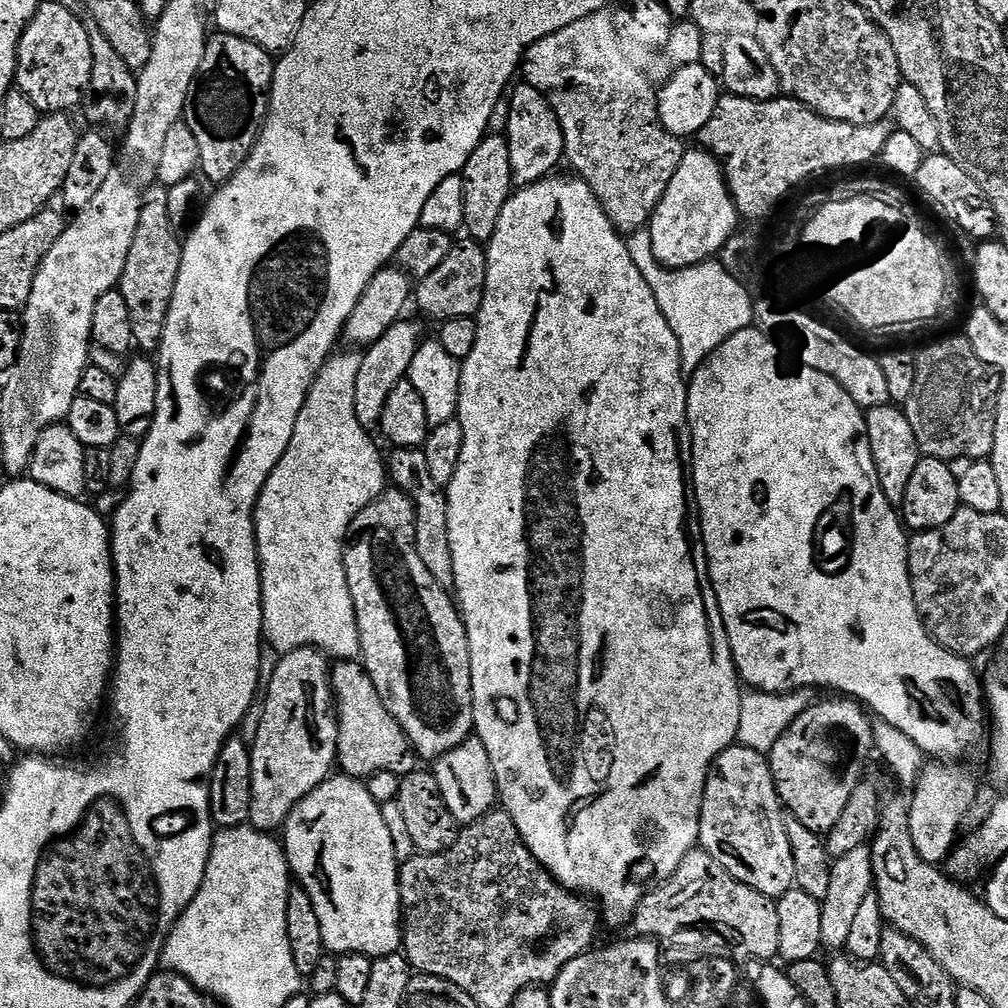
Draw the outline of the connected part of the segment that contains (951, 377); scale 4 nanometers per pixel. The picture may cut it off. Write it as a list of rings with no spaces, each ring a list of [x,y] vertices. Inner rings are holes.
[[[967,335],[940,340],[917,351],[915,357],[914,394],[910,394],[903,410],[910,426],[914,426],[921,453],[949,462],[988,460],[994,446],[998,384],[974,354]]]

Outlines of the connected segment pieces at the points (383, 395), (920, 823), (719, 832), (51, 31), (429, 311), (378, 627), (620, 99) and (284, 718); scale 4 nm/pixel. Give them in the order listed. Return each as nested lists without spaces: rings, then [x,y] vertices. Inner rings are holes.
[[[402,318],[378,342],[374,342],[360,357],[358,366],[358,382],[354,382],[354,410],[358,414],[358,422],[364,428],[375,429],[382,418],[382,410],[386,406],[386,398],[390,398],[390,390],[400,380],[405,379],[413,371],[416,363],[416,352],[422,343],[420,328],[411,324],[408,318]]]
[[[932,762],[920,773],[920,779],[916,781],[914,791],[911,793],[912,804],[908,808],[908,825],[914,846],[918,854],[927,864],[939,865],[947,861],[954,845],[957,843],[956,831],[960,828],[960,823],[964,820],[964,815],[968,812],[968,807],[976,800],[976,784],[972,781],[972,776],[968,772],[959,772],[959,767],[949,766],[944,762]]]
[[[733,746],[721,754],[712,763],[706,778],[706,790],[702,798],[700,815],[699,847],[708,853],[714,862],[718,862],[734,879],[758,890],[763,896],[779,901],[796,883],[794,874],[794,850],[790,850],[790,838],[787,831],[780,832],[780,819],[786,812],[780,802],[780,796],[774,786],[772,771],[765,753],[755,752],[743,746]]]
[[[54,2],[41,3],[34,18],[26,26],[20,44],[16,47],[16,78],[15,87],[34,102],[41,114],[64,114],[76,103],[79,105],[85,99],[90,82],[92,69],[92,51],[90,50],[89,27],[76,17],[77,13],[66,6],[58,6]]]
[[[471,238],[457,239],[446,262],[434,270],[425,280],[419,281],[414,288],[414,304],[417,304],[435,322],[451,320],[453,316],[475,317],[480,311],[480,303],[486,290],[486,266],[488,254],[483,243]]]
[[[385,490],[348,527],[344,569],[360,631],[359,659],[370,674],[386,710],[407,734],[413,753],[435,762],[464,743],[474,732],[470,646],[463,619],[456,614],[440,616],[430,574],[425,568],[416,566],[420,559],[414,546],[415,525],[416,515],[407,494],[399,490]]]
[[[607,11],[595,12],[534,42],[524,56],[522,80],[548,99],[562,126],[567,163],[570,162],[573,169],[584,168],[584,172],[588,172],[584,181],[598,198],[613,227],[621,234],[641,231],[651,221],[652,212],[666,190],[664,180],[674,178],[686,145],[681,137],[670,135],[659,124],[657,89],[641,69],[630,66],[630,62],[622,58],[612,16]]]
[[[299,648],[283,653],[279,659],[274,664],[269,690],[262,696],[265,713],[262,714],[257,737],[250,744],[252,801],[247,823],[257,831],[269,834],[283,829],[288,816],[300,805],[302,798],[306,798],[319,784],[329,779],[336,764],[336,713],[330,683],[330,664],[325,653],[314,648]]]

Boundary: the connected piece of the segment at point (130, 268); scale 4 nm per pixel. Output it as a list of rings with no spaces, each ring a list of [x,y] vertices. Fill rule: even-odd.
[[[157,182],[146,190],[142,210],[138,214],[138,230],[134,230],[134,243],[130,246],[130,254],[126,254],[126,266],[122,270],[122,278],[118,285],[122,298],[126,298],[126,310],[130,310],[130,330],[135,347],[140,348],[139,351],[144,354],[155,353],[160,347],[180,269],[182,240],[176,229],[170,226],[170,209],[166,207],[167,201],[168,189],[163,184]]]

